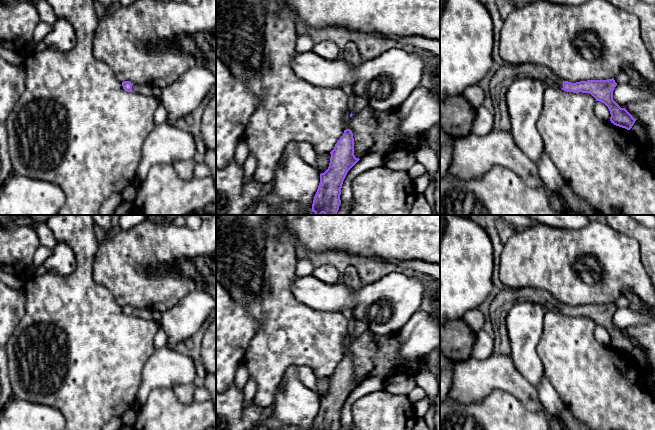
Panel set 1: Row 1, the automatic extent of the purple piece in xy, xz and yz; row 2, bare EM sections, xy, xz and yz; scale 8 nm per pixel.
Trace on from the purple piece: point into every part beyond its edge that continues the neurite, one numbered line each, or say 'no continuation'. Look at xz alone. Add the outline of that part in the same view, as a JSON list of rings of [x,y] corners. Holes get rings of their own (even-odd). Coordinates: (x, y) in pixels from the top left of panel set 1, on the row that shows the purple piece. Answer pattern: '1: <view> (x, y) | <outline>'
no continuation

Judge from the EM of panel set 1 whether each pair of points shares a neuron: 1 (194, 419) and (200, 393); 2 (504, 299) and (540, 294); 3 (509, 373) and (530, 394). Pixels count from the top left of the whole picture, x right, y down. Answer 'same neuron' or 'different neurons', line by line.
1: different neurons
2: same neuron
3: same neuron

